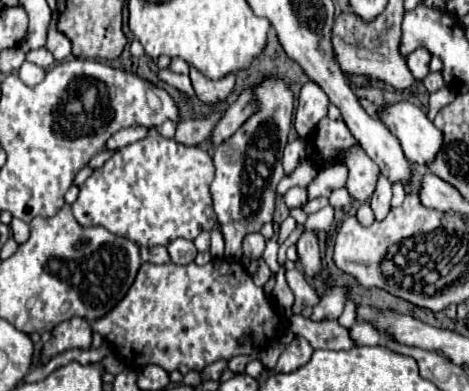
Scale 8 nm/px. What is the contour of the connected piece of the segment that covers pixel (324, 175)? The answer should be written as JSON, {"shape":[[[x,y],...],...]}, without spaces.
{"shape":[[[329,165],[325,169],[319,169],[317,177],[309,183],[309,201],[315,197],[329,197],[333,189],[343,187],[347,181],[347,169],[343,165]]]}

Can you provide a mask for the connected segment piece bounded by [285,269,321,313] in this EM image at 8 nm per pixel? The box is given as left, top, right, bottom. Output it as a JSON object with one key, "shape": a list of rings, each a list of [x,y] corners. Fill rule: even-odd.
{"shape":[[[289,269],[285,271],[285,277],[287,277],[287,283],[295,295],[295,305],[293,305],[293,313],[299,313],[301,307],[315,307],[317,301],[321,299],[319,293],[315,291],[313,285],[307,283],[305,275],[299,271],[299,269]]]}

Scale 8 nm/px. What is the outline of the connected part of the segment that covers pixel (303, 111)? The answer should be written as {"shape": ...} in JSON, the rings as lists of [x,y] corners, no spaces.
{"shape":[[[307,81],[301,87],[295,111],[295,129],[301,139],[307,139],[315,131],[317,123],[327,115],[327,107],[329,97],[325,95],[325,91],[317,83]]]}

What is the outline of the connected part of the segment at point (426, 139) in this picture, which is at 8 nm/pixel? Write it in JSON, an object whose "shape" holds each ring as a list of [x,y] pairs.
{"shape":[[[409,101],[385,105],[379,119],[399,139],[405,157],[413,163],[427,165],[435,159],[443,145],[443,133],[427,119],[427,115]]]}

